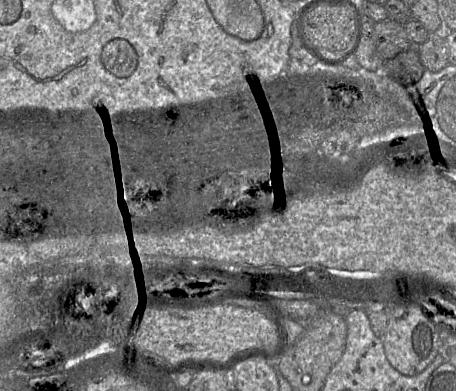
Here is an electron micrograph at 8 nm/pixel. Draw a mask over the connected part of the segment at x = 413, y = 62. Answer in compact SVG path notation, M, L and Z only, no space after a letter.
M417 47L400 52L394 58L386 60L383 71L389 74L397 83L415 84L425 71L420 62Z

